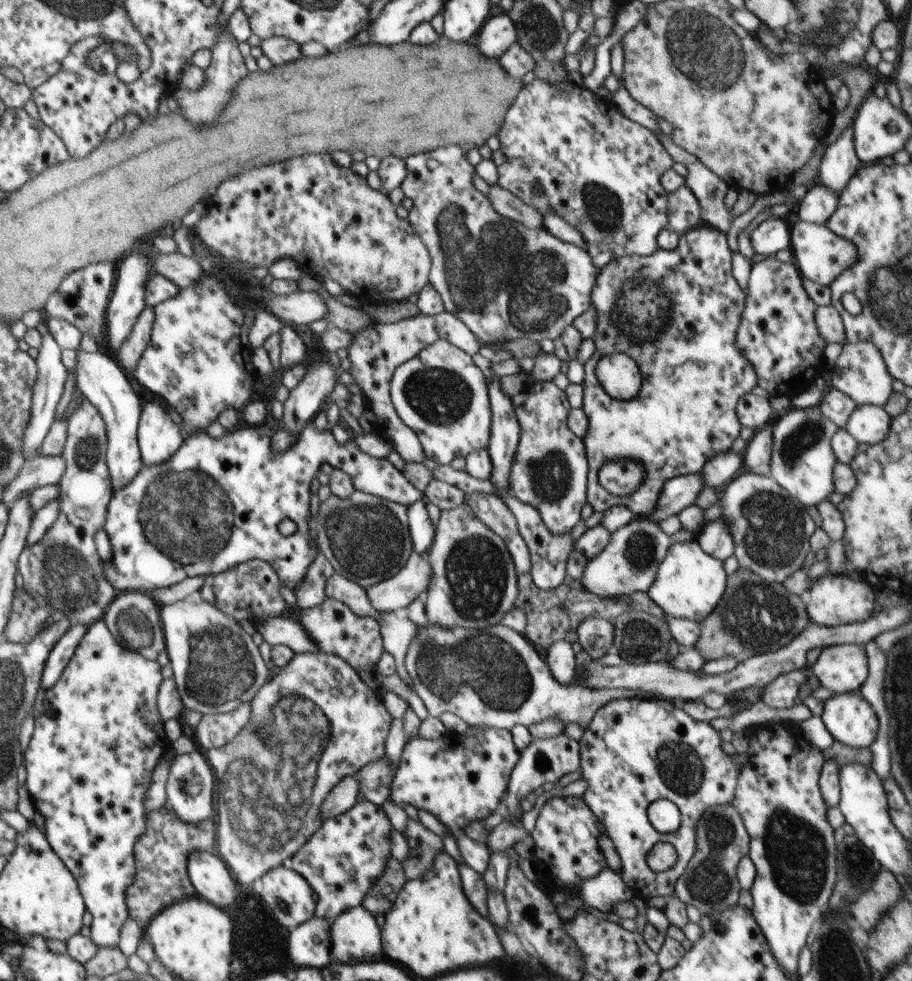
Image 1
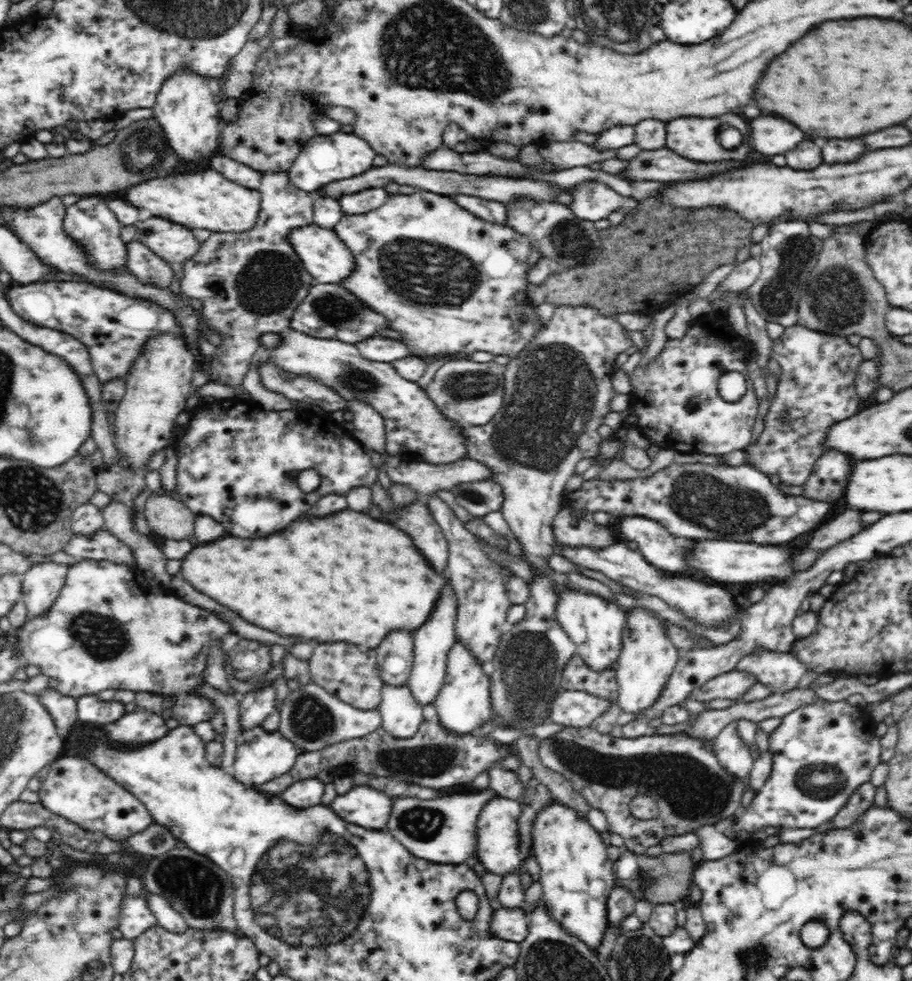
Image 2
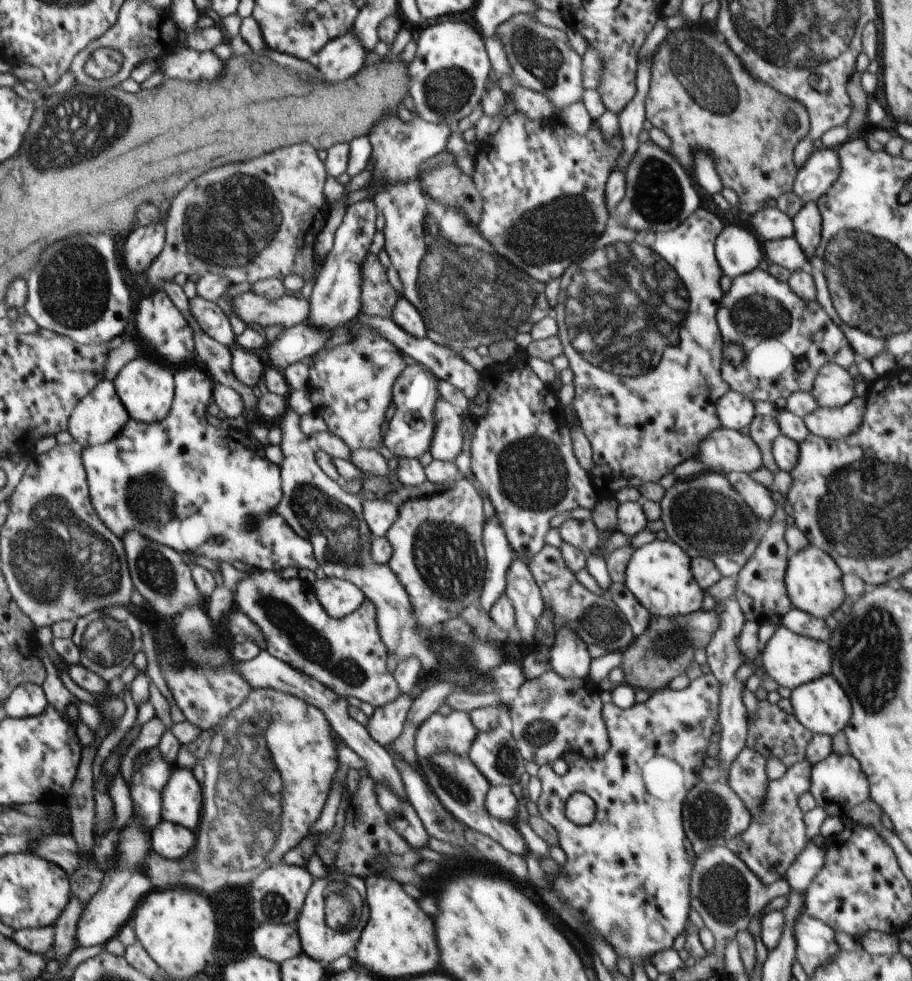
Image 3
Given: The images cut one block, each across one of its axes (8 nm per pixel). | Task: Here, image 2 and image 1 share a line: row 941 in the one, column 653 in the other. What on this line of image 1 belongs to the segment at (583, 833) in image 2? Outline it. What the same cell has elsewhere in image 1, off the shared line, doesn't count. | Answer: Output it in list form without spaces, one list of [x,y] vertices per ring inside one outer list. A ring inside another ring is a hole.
[[[696,539],[684,543],[673,542],[666,558],[660,561],[656,580],[647,593],[667,617],[702,622],[718,606],[726,592],[729,575],[724,565],[722,560],[706,554]]]

